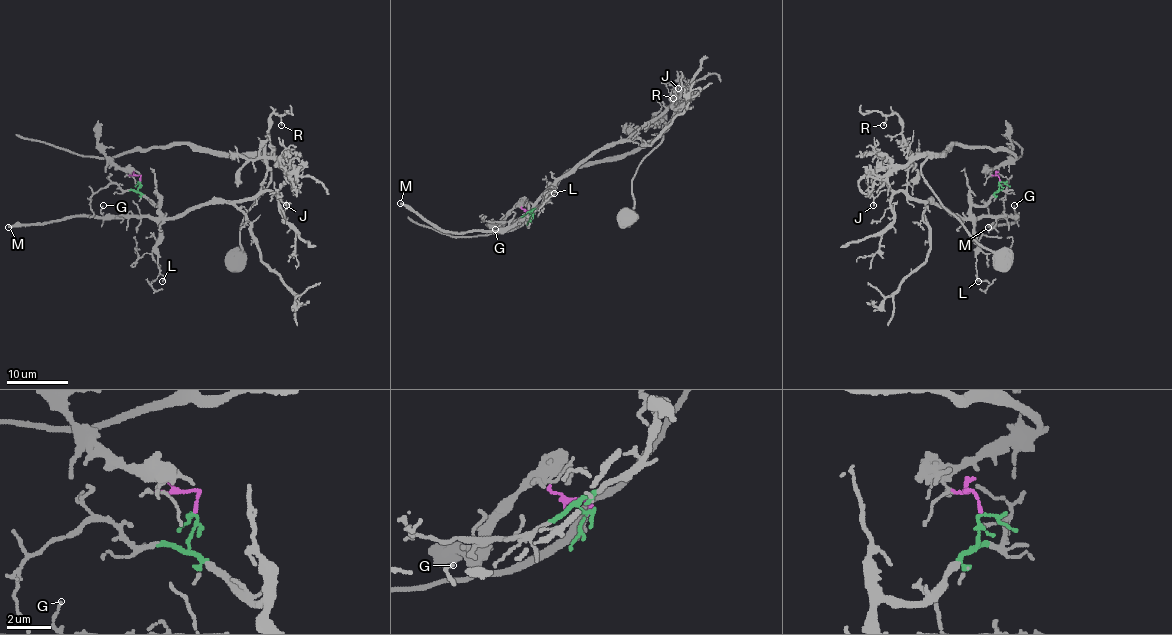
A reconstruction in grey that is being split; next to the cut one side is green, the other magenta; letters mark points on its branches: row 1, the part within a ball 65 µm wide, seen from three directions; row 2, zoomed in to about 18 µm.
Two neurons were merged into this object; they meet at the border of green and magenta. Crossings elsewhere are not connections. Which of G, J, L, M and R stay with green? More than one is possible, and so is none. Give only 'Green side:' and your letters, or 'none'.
Green side: G, J, L, M, R

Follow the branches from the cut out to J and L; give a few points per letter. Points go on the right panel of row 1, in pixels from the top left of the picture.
J: (999, 181), (996, 192), (983, 206), (972, 206), (967, 217), (920, 203), (903, 190), (884, 189), (874, 206)
L: (999, 181), (996, 192), (983, 206), (970, 207), (978, 281)

